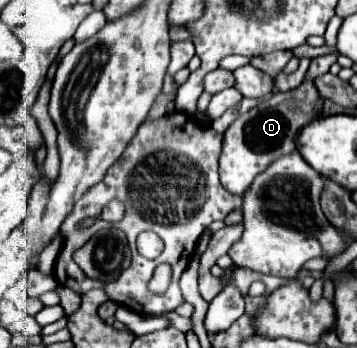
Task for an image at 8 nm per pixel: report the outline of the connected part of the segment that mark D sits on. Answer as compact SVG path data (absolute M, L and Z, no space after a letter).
M303 82L299 88L289 90L289 92L277 92L271 96L271 100L263 100L249 112L237 116L237 120L227 128L227 132L223 136L223 152L219 158L219 176L221 176L221 184L227 192L231 192L235 196L243 196L245 190L253 184L253 178L257 178L263 170L267 170L267 166L271 166L279 156L291 154L297 148L295 138L297 138L299 130L309 122L309 114L313 114L313 102L317 102L317 94L319 92L313 82Z

